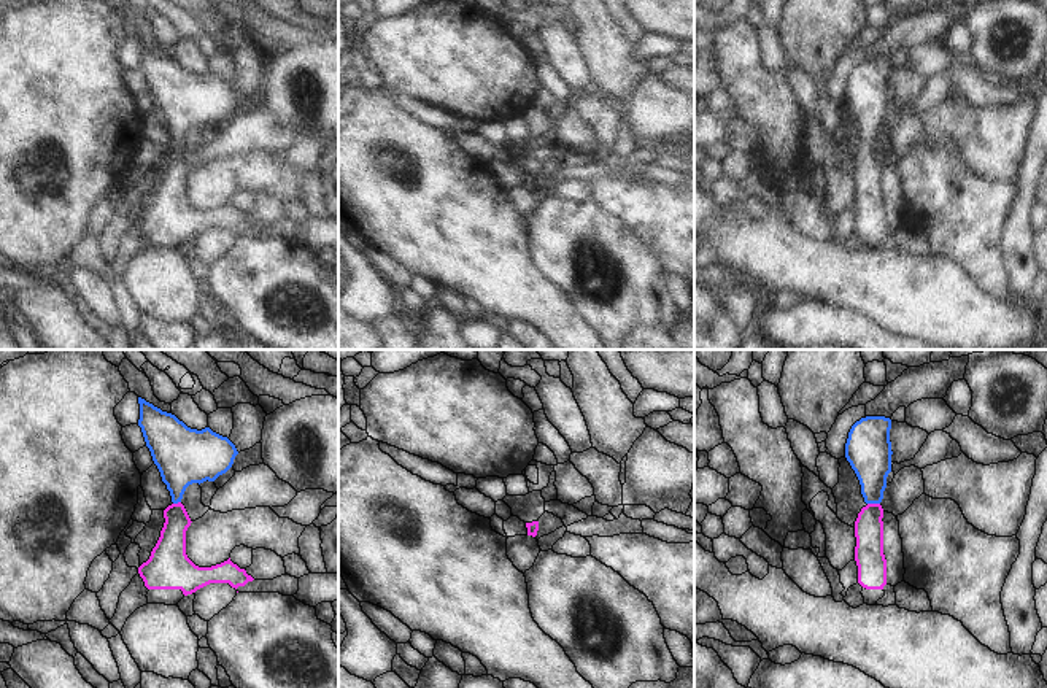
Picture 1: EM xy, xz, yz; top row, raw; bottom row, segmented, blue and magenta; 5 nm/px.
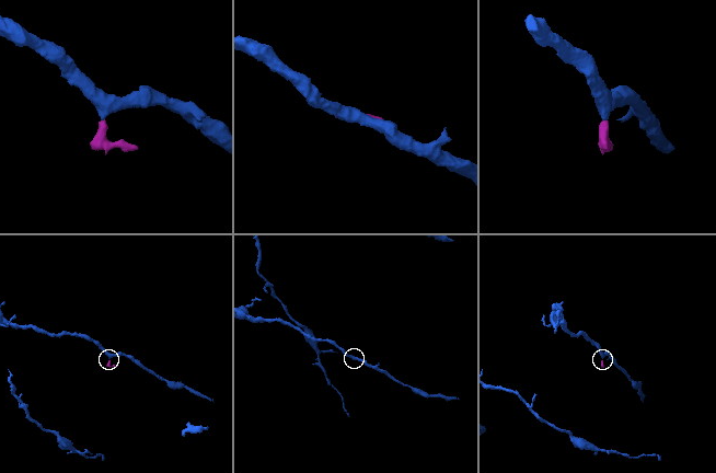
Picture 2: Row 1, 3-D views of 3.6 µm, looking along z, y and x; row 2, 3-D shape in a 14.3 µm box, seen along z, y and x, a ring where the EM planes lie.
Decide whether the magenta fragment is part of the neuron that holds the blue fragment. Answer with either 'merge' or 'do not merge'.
merge

